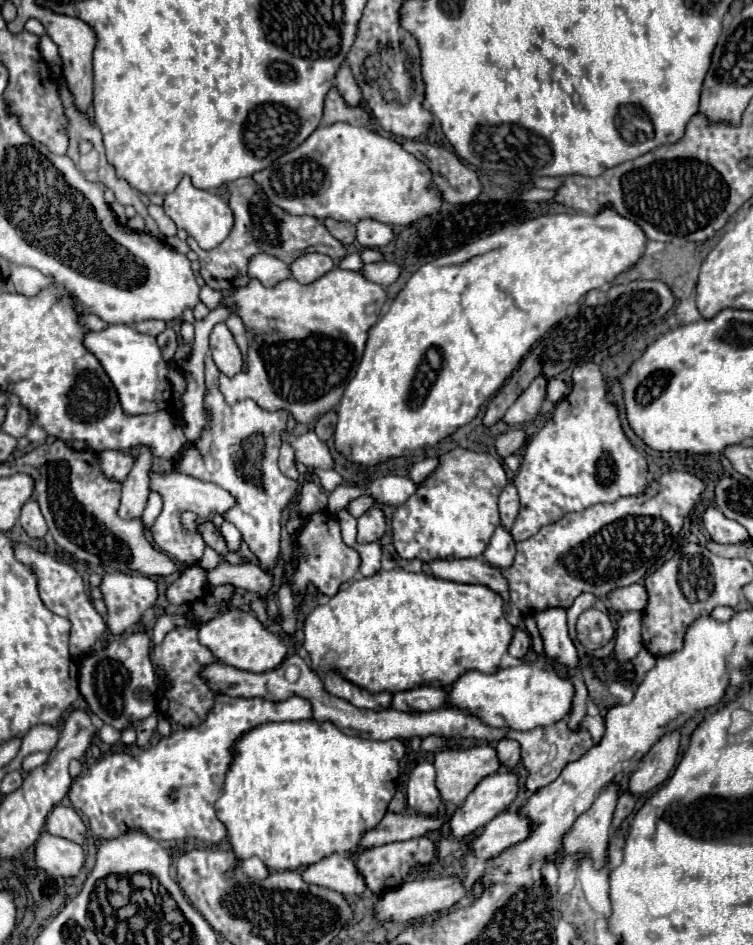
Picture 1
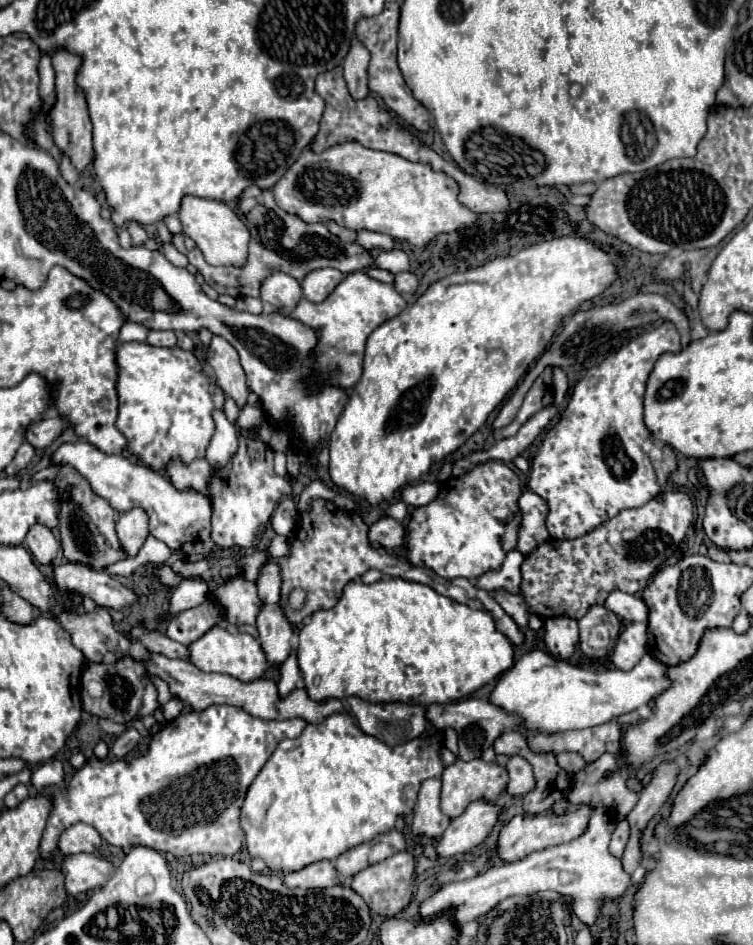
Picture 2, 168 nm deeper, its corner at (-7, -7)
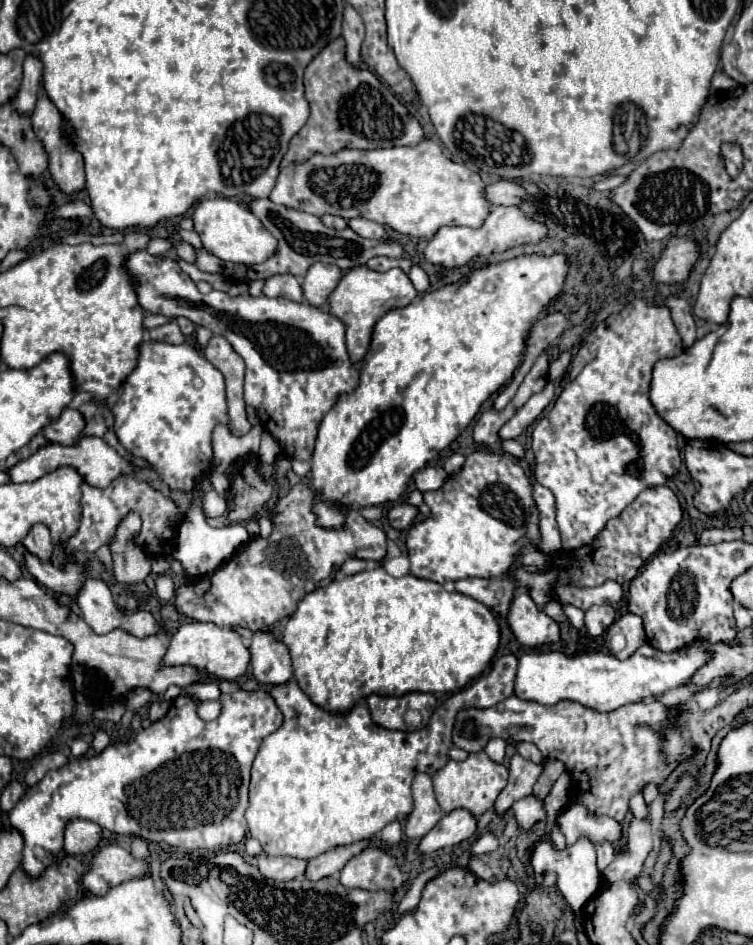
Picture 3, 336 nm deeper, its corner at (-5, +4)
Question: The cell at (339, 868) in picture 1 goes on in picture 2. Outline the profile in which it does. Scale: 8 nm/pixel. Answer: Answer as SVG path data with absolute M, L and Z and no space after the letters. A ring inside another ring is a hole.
M319 861L313 863L301 871L293 871L293 873L285 873L283 883L287 887L301 887L301 889L323 889L323 887L331 887L337 885L339 881L335 879L335 867L331 861Z

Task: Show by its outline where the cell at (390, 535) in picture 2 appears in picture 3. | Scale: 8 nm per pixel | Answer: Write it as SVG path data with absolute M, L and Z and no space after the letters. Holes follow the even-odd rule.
M397 504L389 510L387 514L387 520L389 524L395 528L395 530L405 530L411 526L413 518L417 516L417 508L411 506L411 504Z

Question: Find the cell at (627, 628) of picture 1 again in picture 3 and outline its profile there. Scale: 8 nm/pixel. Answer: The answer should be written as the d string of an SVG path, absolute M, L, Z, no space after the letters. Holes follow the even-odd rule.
M623 614L617 622L611 624L611 628L607 630L605 634L605 640L607 640L607 646L609 646L609 640L615 636L615 634L623 634L627 644L621 652L615 652L615 656L619 660L625 660L629 658L641 644L645 644L645 630L643 630L643 620L637 616L637 614Z

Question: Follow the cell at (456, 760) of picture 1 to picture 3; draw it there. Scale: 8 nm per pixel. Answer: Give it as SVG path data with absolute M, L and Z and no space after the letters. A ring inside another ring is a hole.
M484 750L477 754L469 754L467 760L455 762L449 760L435 776L433 776L433 786L435 786L435 796L445 814L449 814L455 808L467 808L473 816L481 816L485 810L489 810L499 796L499 792L507 784L507 768L503 764L497 764L487 758Z

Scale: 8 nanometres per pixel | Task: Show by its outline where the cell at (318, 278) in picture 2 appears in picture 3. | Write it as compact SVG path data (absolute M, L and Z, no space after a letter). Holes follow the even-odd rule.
M325 262L313 264L303 280L303 294L309 300L309 304L323 306L327 302L327 296L335 290L341 276L343 272L335 264L325 264Z

